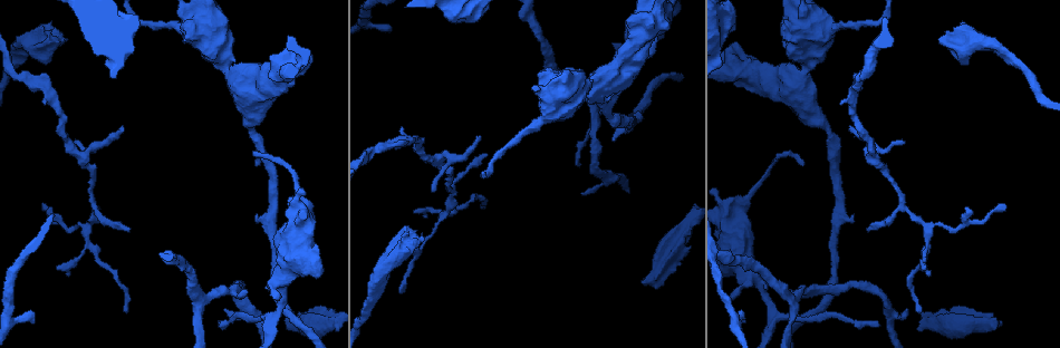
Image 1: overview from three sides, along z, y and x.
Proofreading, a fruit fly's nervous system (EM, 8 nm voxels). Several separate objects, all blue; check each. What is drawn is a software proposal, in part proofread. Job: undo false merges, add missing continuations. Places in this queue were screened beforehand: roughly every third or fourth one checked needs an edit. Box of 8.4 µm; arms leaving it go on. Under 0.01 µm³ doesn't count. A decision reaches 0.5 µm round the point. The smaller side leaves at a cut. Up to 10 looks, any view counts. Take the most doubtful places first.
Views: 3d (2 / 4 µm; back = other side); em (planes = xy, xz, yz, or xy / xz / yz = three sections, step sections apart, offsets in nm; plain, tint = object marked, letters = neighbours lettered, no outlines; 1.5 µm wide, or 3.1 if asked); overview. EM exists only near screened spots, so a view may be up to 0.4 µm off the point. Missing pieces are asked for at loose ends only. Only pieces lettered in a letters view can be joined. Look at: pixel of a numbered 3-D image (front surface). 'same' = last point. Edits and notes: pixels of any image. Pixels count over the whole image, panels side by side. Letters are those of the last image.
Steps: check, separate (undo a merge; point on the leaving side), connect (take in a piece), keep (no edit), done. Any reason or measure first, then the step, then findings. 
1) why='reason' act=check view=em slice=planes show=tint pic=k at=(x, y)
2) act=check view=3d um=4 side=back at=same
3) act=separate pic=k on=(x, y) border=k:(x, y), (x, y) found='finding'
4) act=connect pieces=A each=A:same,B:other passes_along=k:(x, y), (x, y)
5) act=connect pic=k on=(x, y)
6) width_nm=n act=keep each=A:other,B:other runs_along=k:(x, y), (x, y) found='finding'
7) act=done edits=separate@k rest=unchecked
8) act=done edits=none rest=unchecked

why='free end' act=check view=em slice=planes show=letters pic=1 at=(35, 322)

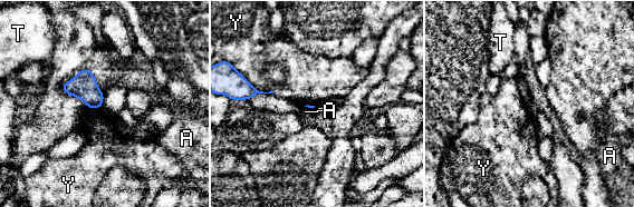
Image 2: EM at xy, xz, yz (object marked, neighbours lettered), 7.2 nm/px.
longest_contact=Y:130nm act=keep each=A:other,T:other,Y:other border=2:(246, 78), (258, 90) found='no lettered piece goes on from it'

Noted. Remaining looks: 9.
why='free end' act=check view=em slice=planes show=tint pic=1 at=(791, 290)

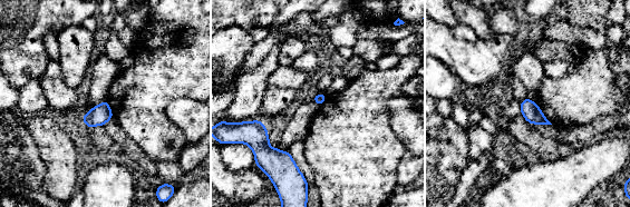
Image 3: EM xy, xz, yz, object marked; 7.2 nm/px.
act=check view=em slice=planes show=letters at=same

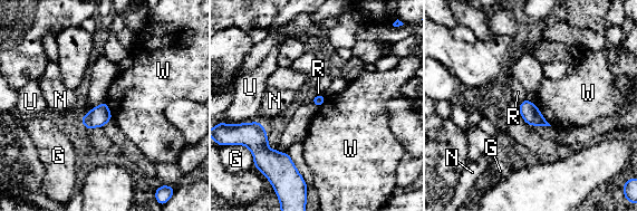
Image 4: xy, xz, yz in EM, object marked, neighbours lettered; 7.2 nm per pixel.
act=keep each=G:other,N:other,R:other,U:other,W:other border=4:(533, 104), (551, 125) found='none of them fits'

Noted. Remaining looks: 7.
why='sudden change in width' act=check view=em slice=xz step=8 show=tint pic=1 at=(590, 91)

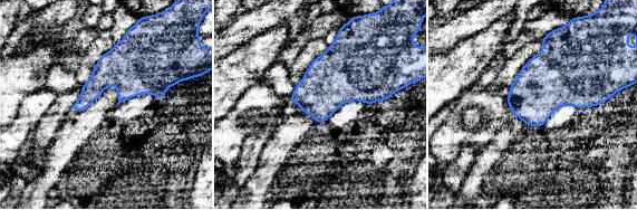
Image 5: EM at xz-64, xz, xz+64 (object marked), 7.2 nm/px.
why='another direction' act=check view=em slice=planes show=letters at=same

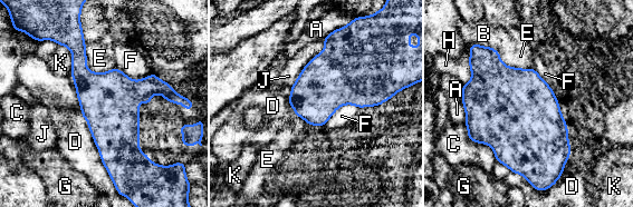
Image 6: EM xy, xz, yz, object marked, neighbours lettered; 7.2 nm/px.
width_nm=440 act=keep each=A:other,B:other,C:other,D:other,E:other,F:other,G:other,H:other,J:other,K:other border=6:(72, 80), (82, 116), (116, 189) found='one cell here'

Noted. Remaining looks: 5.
why='thick turns thin' act=check view=em slice=xy step=8 show=tint pic=1 at=(169, 24)

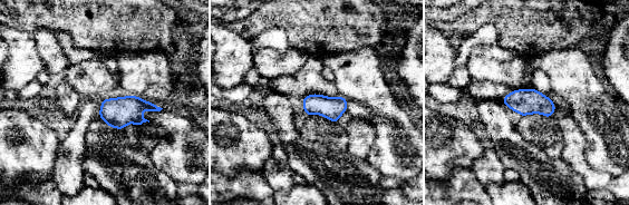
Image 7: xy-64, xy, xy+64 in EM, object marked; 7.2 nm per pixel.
why='cut it another way' act=check view=em slice=planes show=letters at=same

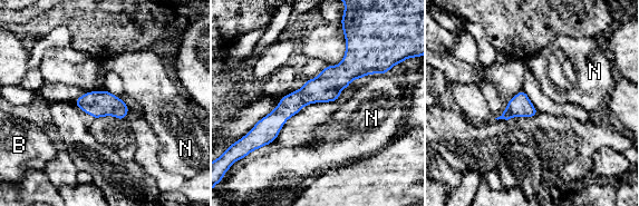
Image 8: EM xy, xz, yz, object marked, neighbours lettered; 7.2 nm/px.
act=keep each=B:other,N:other border=8:(367, 74), (361, 78) found='continuous, no second cell'

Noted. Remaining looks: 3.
act=done edits=none rest=unchecked

